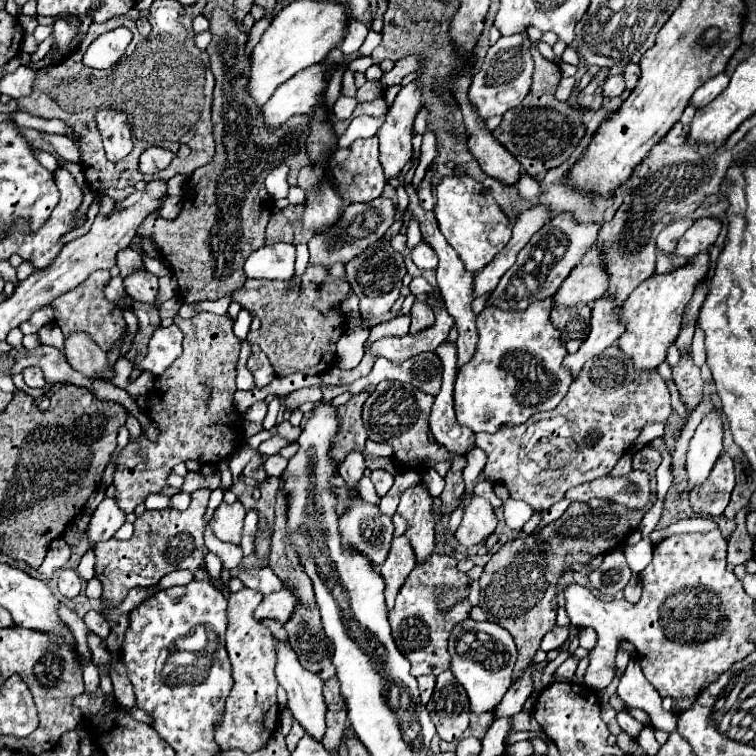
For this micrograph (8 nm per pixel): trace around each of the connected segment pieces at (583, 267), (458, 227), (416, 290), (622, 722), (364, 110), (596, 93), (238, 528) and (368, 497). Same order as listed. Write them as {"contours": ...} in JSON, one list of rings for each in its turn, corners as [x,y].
{"contours":[[[[590,249],[580,265],[572,269],[572,273],[564,279],[564,285],[554,295],[556,305],[572,307],[578,303],[594,303],[604,295],[604,289],[608,287],[608,277],[602,269],[600,255],[596,249]]],[[[444,177],[436,185],[434,215],[438,219],[442,235],[454,247],[466,271],[470,271],[472,275],[486,267],[512,237],[510,219],[500,211],[492,195],[486,193],[486,189],[470,177]]],[[[422,276],[414,277],[409,285],[409,288],[414,296],[418,296],[422,293],[426,293],[427,295],[435,293],[434,288]]],[[[622,709],[622,711],[618,711],[618,715],[616,715],[616,719],[618,719],[618,725],[632,737],[632,739],[636,739],[636,735],[640,733],[640,729],[642,729],[642,723],[638,723],[626,709]]],[[[380,95],[378,99],[374,99],[374,101],[366,101],[366,103],[360,103],[356,109],[354,109],[354,113],[352,113],[352,117],[350,119],[354,119],[354,117],[358,117],[358,115],[370,115],[370,117],[384,117],[384,113],[388,111],[388,103],[386,103],[386,97],[384,95]]],[[[600,69],[600,73],[592,79],[592,83],[580,91],[578,95],[578,107],[584,111],[598,111],[602,105],[602,89],[600,85],[604,83],[604,77],[608,77],[608,69]]],[[[222,501],[210,519],[210,527],[220,541],[240,543],[244,517],[246,517],[246,509],[240,501],[236,501],[236,503]]],[[[363,476],[358,485],[359,493],[362,498],[372,504],[378,505],[380,498],[376,494],[374,484],[367,476]]]]}

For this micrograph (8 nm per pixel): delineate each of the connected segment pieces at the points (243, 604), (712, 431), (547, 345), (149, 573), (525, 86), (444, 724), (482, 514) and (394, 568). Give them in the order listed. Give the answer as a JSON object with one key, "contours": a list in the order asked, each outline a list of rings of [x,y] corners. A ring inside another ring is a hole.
{"contours":[[[[242,589],[238,593],[232,593],[228,599],[226,651],[232,663],[234,687],[226,699],[224,715],[214,729],[216,743],[220,749],[242,749],[244,753],[254,753],[276,731],[278,723],[278,703],[276,703],[278,681],[274,677],[276,653],[270,629],[254,619],[254,609],[260,605],[260,601],[262,593],[254,589]]],[[[708,413],[696,429],[696,435],[690,441],[686,457],[686,475],[688,487],[698,487],[710,475],[722,453],[722,421],[716,413]]],[[[552,299],[536,301],[528,305],[524,313],[504,313],[502,309],[484,309],[478,319],[478,345],[476,353],[466,365],[458,367],[456,383],[454,383],[454,409],[456,419],[460,425],[470,427],[474,433],[486,431],[496,433],[502,425],[520,425],[532,413],[538,411],[550,411],[554,409],[566,395],[572,377],[568,377],[568,371],[562,367],[562,359],[568,355],[566,349],[560,343],[560,333],[550,323],[550,309]]],[[[202,487],[192,493],[192,503],[186,511],[162,509],[162,511],[144,511],[134,521],[134,535],[128,541],[108,539],[100,545],[94,545],[96,553],[96,577],[104,585],[104,607],[118,605],[132,587],[158,583],[166,573],[174,569],[188,569],[196,581],[210,581],[208,571],[204,569],[204,559],[208,547],[204,543],[204,531],[208,527],[204,515],[210,499],[210,489]]],[[[510,35],[500,37],[490,49],[488,55],[480,67],[480,71],[472,77],[472,85],[468,91],[468,99],[476,113],[482,117],[482,121],[488,121],[494,115],[504,115],[508,109],[522,103],[522,99],[530,91],[532,81],[532,69],[534,61],[530,57],[530,41],[524,35]]],[[[450,669],[444,675],[438,675],[436,689],[426,709],[430,711],[430,719],[436,725],[438,737],[444,741],[458,741],[468,727],[468,695],[464,687],[452,677]]],[[[474,497],[466,507],[464,519],[454,537],[460,545],[474,547],[474,545],[480,545],[486,537],[490,537],[496,531],[496,527],[498,527],[498,517],[494,507],[486,499]]],[[[398,537],[392,541],[392,549],[384,561],[384,565],[380,567],[380,573],[386,581],[386,607],[392,611],[394,609],[394,599],[400,593],[404,581],[408,579],[408,573],[414,569],[416,559],[412,553],[412,547],[408,545],[406,537]]]]}

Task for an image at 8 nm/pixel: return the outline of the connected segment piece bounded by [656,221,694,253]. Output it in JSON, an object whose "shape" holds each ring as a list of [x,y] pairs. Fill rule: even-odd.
{"shape":[[[676,221],[672,225],[668,225],[666,229],[660,231],[658,239],[656,239],[656,247],[660,253],[672,253],[672,249],[676,247],[678,239],[684,235],[684,231],[692,225],[694,221]]]}

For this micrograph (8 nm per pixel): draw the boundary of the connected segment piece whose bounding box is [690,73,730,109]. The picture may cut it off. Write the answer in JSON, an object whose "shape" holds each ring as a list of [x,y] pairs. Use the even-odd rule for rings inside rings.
{"shape":[[[720,73],[720,75],[716,75],[716,77],[712,77],[710,81],[706,81],[706,83],[692,95],[690,105],[694,105],[696,109],[706,107],[716,95],[720,95],[720,93],[728,87],[728,81],[730,81],[730,77],[728,77],[726,73]]]}

